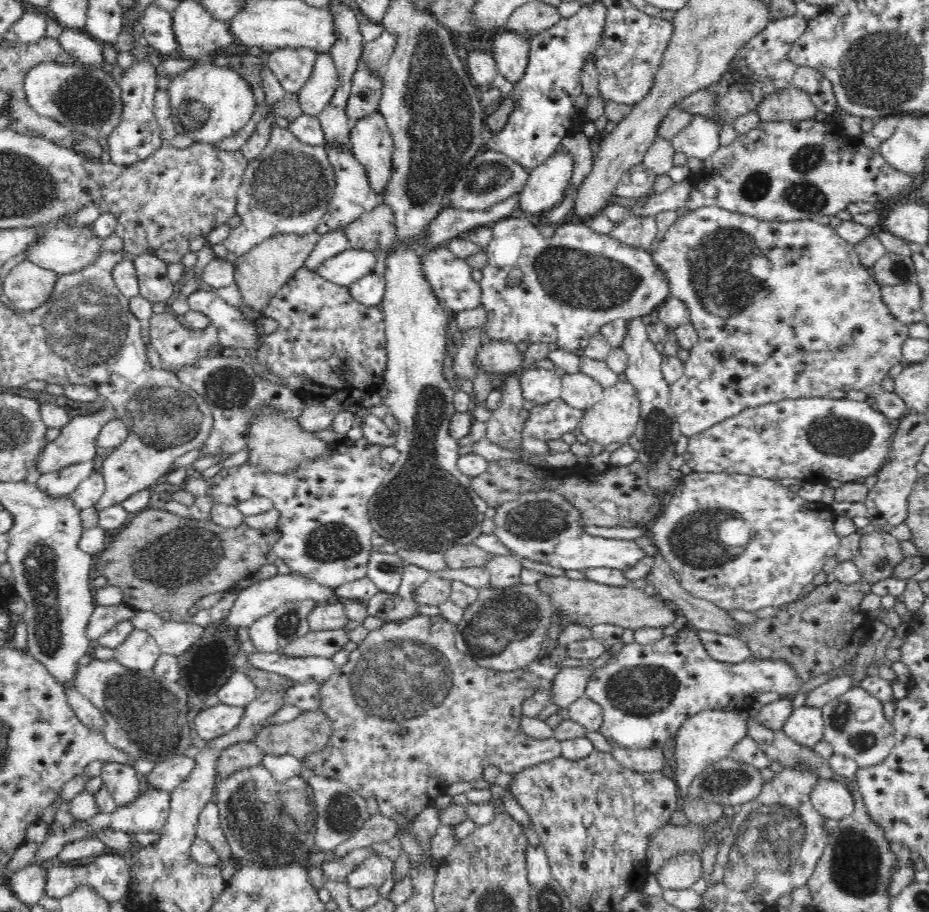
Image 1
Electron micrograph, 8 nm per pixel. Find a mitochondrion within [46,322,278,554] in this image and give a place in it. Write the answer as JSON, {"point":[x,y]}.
{"point":[164,416]}

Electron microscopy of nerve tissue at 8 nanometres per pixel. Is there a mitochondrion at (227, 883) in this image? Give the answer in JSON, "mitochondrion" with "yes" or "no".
{"mitochondrion":"no"}

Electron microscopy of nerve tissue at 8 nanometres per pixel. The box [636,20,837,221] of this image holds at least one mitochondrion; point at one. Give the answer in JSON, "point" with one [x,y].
{"point":[803,194]}

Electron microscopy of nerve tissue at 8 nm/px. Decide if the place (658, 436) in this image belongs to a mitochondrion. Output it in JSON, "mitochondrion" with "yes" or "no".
{"mitochondrion":"yes"}

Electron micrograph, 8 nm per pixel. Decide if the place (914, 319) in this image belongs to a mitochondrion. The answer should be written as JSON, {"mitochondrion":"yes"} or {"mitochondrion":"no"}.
{"mitochondrion":"no"}

